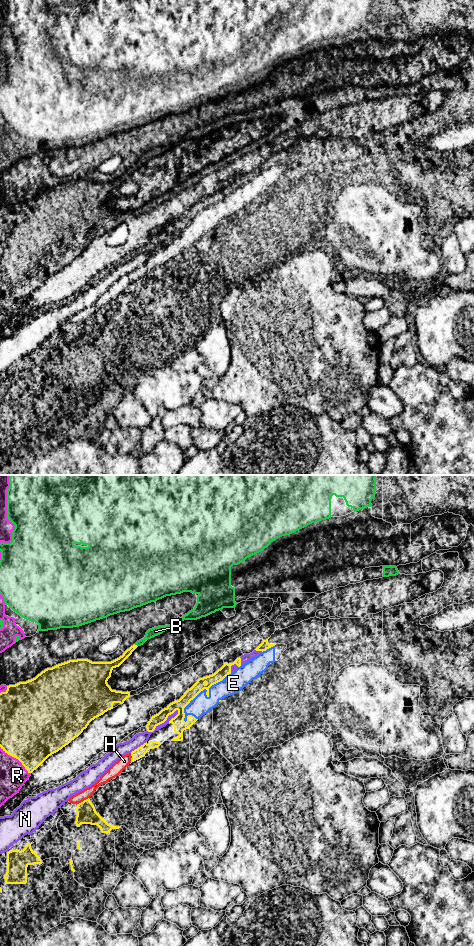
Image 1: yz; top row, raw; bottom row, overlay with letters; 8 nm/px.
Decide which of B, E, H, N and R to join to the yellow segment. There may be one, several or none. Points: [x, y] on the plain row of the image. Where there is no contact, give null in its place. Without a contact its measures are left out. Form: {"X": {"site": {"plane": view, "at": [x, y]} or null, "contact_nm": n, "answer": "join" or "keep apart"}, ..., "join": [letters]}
{"B": {"site": {"plane": "yz", "at": [136, 165]}, "contact_nm": 40, "answer": "keep apart"}, "E": {"site": {"plane": "yz", "at": [200, 211]}, "contact_nm": 550, "answer": "keep apart"}, "H": {"site": {"plane": "yz", "at": [83, 321]}, "contact_nm": 120, "answer": "keep apart"}, "N": {"site": {"plane": "yz", "at": [163, 242]}, "contact_nm": 300, "answer": "keep apart"}, "R": {"site": {"plane": "yz", "at": [16, 278]}, "contact_nm": 340, "answer": "keep apart"}, "join": []}

